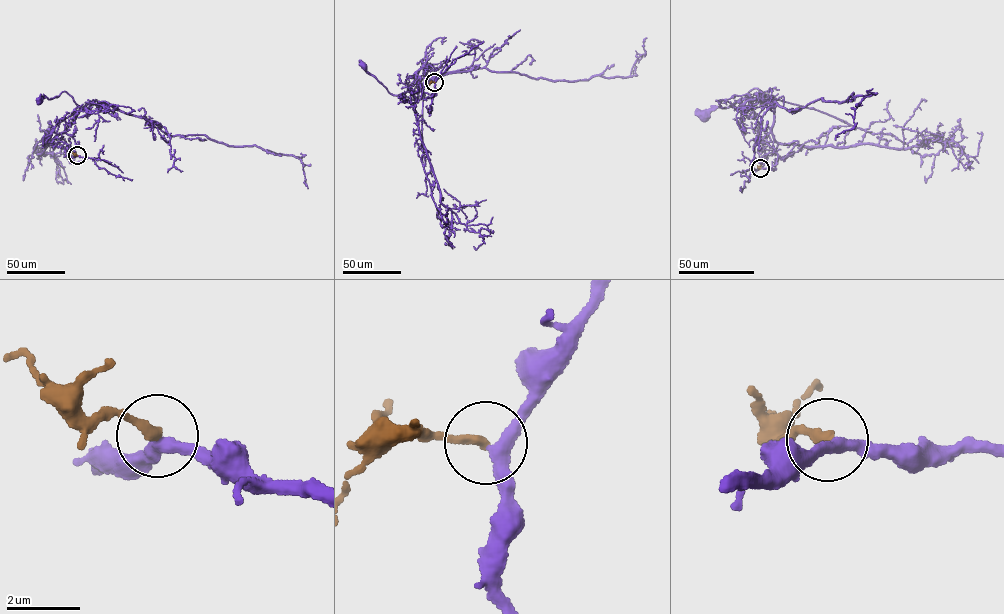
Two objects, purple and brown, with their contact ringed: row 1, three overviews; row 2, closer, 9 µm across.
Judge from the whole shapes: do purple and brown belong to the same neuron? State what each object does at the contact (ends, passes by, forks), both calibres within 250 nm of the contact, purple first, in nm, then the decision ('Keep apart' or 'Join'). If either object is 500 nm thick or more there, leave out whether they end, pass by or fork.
At the ring purple passes by. At the ring brown ends. Thickness 320 nm (purple) against 280 nm. Join

